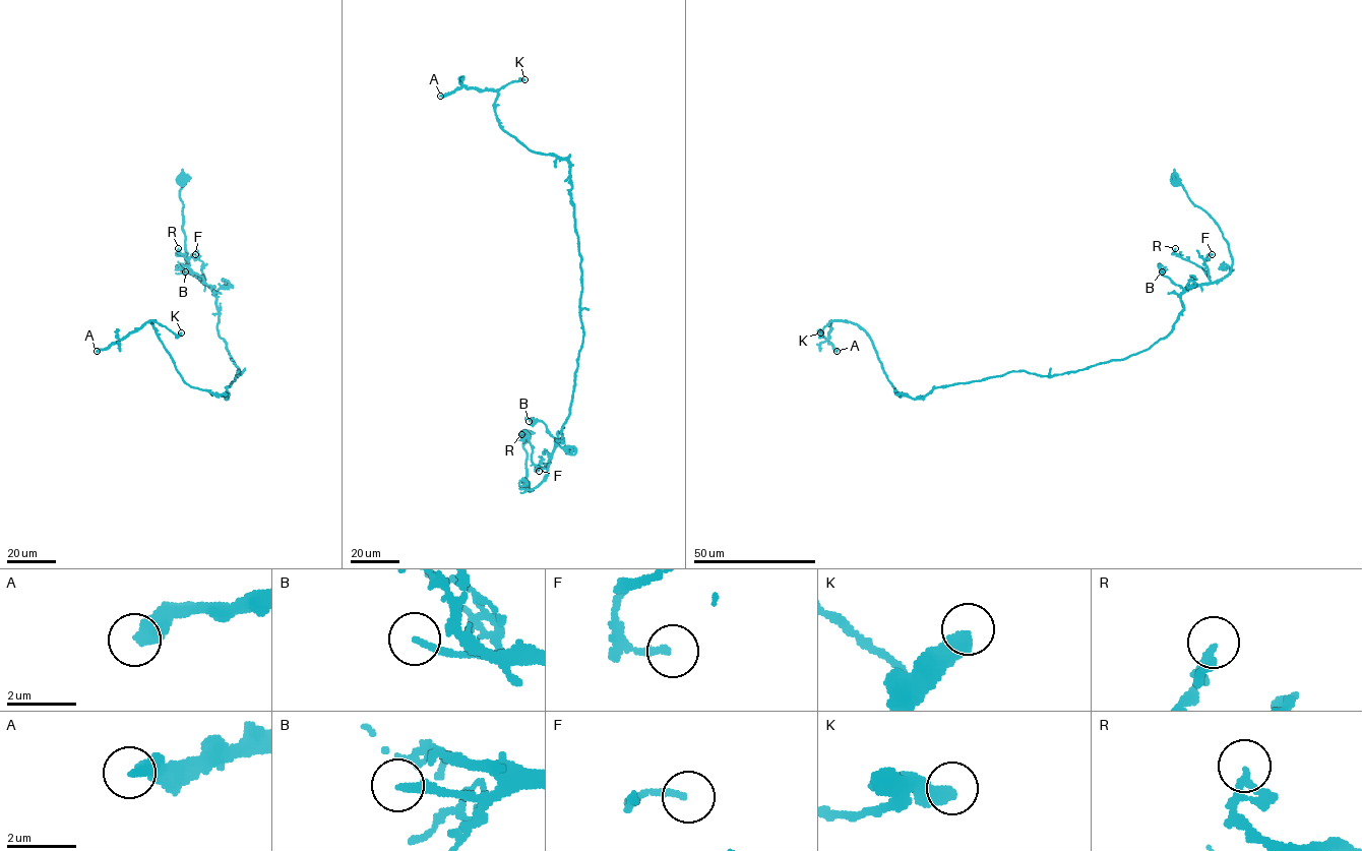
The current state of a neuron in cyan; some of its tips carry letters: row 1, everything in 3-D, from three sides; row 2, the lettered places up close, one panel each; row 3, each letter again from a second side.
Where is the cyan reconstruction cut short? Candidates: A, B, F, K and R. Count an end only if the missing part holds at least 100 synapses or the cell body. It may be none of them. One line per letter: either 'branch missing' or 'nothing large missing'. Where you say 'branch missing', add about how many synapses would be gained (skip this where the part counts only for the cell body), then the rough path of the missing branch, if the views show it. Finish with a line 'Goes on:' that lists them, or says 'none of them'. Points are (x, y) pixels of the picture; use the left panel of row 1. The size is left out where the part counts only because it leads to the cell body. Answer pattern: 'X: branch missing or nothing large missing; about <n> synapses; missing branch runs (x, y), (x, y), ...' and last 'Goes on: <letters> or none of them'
A: branch missing; about 250 synapses; missing branch runs (97, 351), (54, 348), (38, 355), (32, 362), (13, 355), (17, 361)
B: nothing large missing
F: nothing large missing
K: nothing large missing
R: nothing large missing
Goes on: A

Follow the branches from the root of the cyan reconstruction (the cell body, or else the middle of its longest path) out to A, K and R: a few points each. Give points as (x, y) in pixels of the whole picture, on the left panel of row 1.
A: (181, 180), (186, 264), (212, 289), (218, 332), (240, 370), (228, 397), (182, 379), (153, 320), (97, 351)
K: (181, 180), (186, 264), (212, 289), (218, 332), (240, 370), (227, 399), (182, 379), (150, 321), (181, 332)
R: (181, 180), (186, 264), (203, 283), (188, 269), (188, 261), (178, 248)

